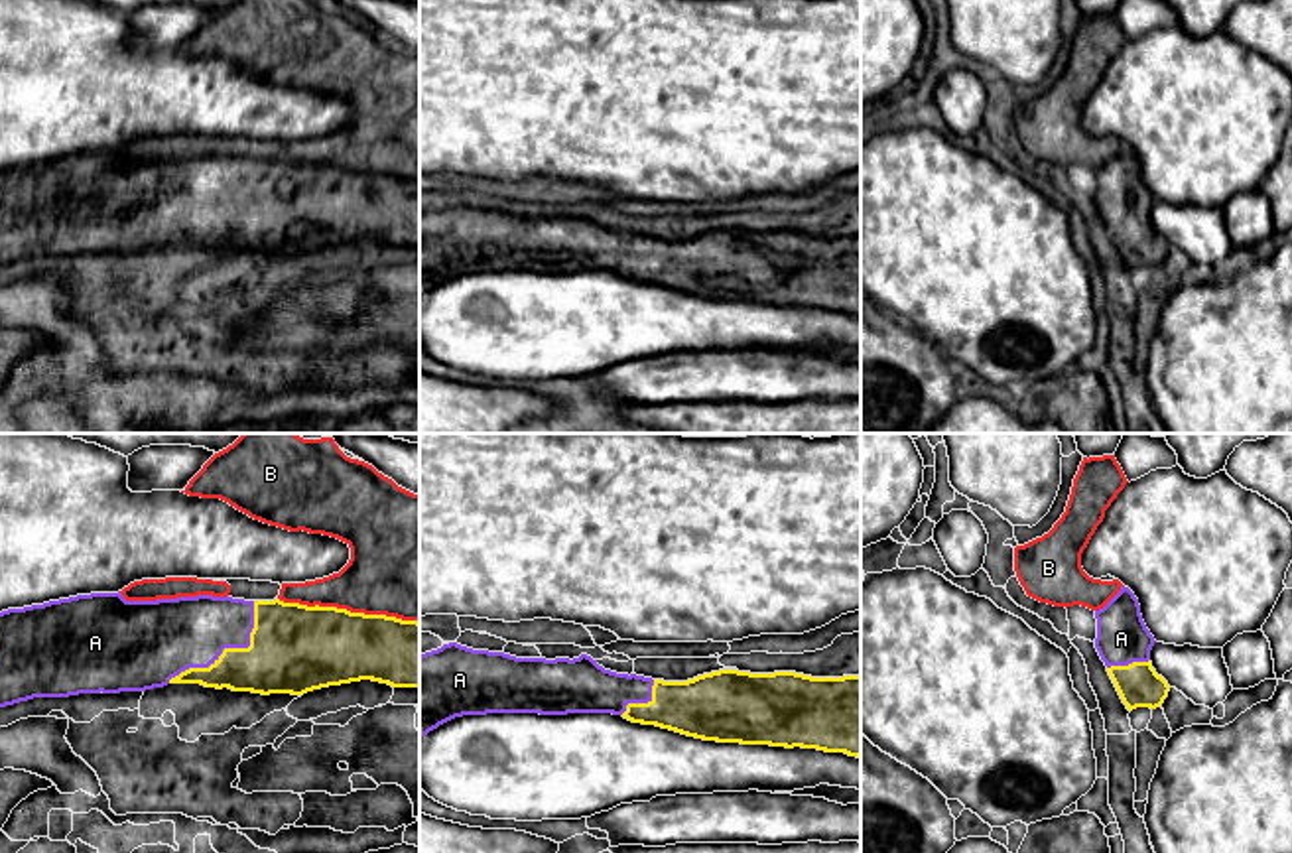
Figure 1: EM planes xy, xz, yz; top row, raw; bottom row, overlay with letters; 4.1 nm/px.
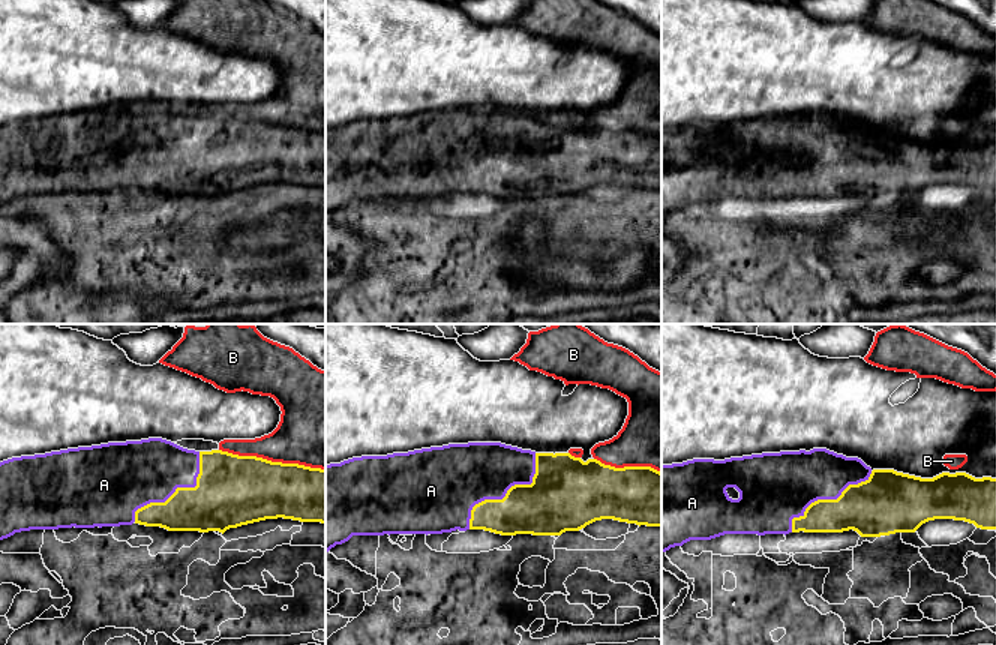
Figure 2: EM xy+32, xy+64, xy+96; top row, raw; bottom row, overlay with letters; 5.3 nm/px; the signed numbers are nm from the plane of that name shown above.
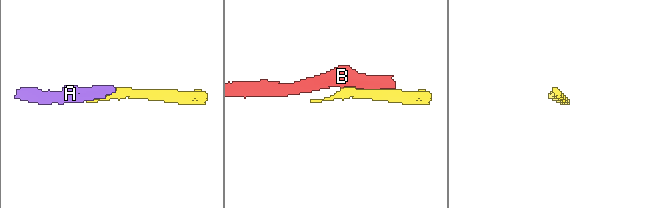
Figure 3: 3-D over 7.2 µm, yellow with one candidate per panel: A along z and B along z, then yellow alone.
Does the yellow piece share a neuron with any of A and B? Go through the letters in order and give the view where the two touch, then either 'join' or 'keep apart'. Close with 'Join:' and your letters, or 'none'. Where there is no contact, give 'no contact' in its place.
A: meets yellow in xy; join
B: meets yellow in xy; keep apart
Join: A

